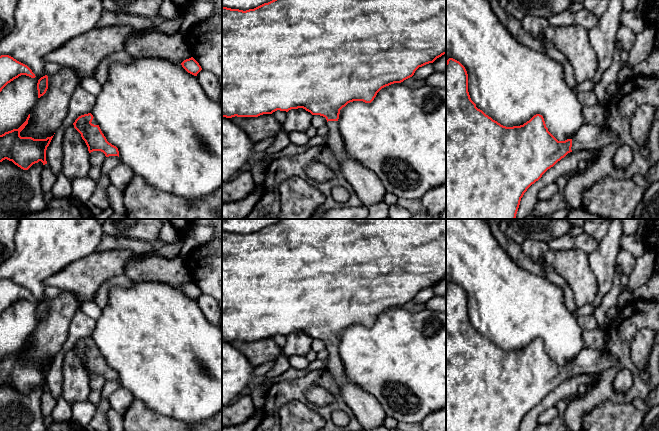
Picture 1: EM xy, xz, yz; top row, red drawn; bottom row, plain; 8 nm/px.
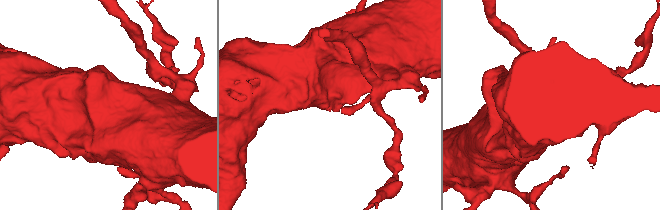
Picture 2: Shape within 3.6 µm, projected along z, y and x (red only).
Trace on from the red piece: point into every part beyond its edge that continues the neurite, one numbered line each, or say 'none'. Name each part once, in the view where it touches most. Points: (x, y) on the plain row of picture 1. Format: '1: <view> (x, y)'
1: yz (589, 361)

